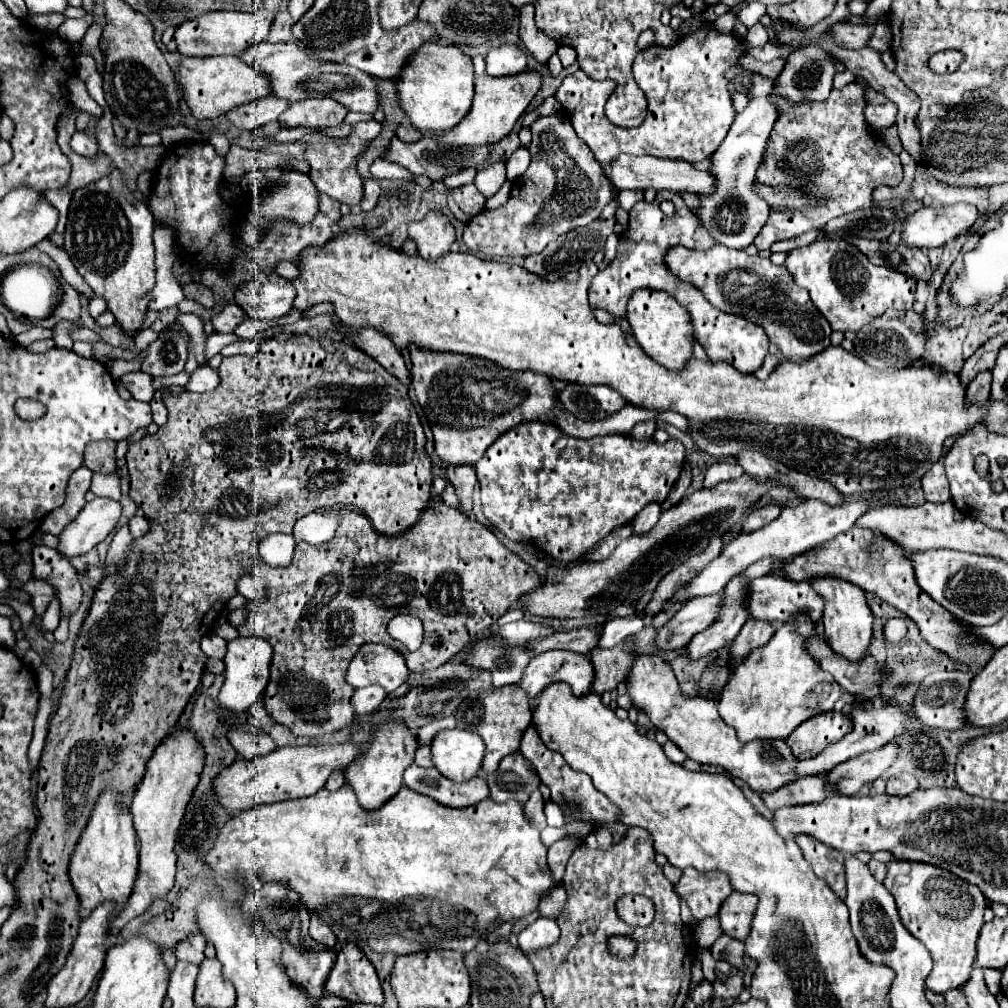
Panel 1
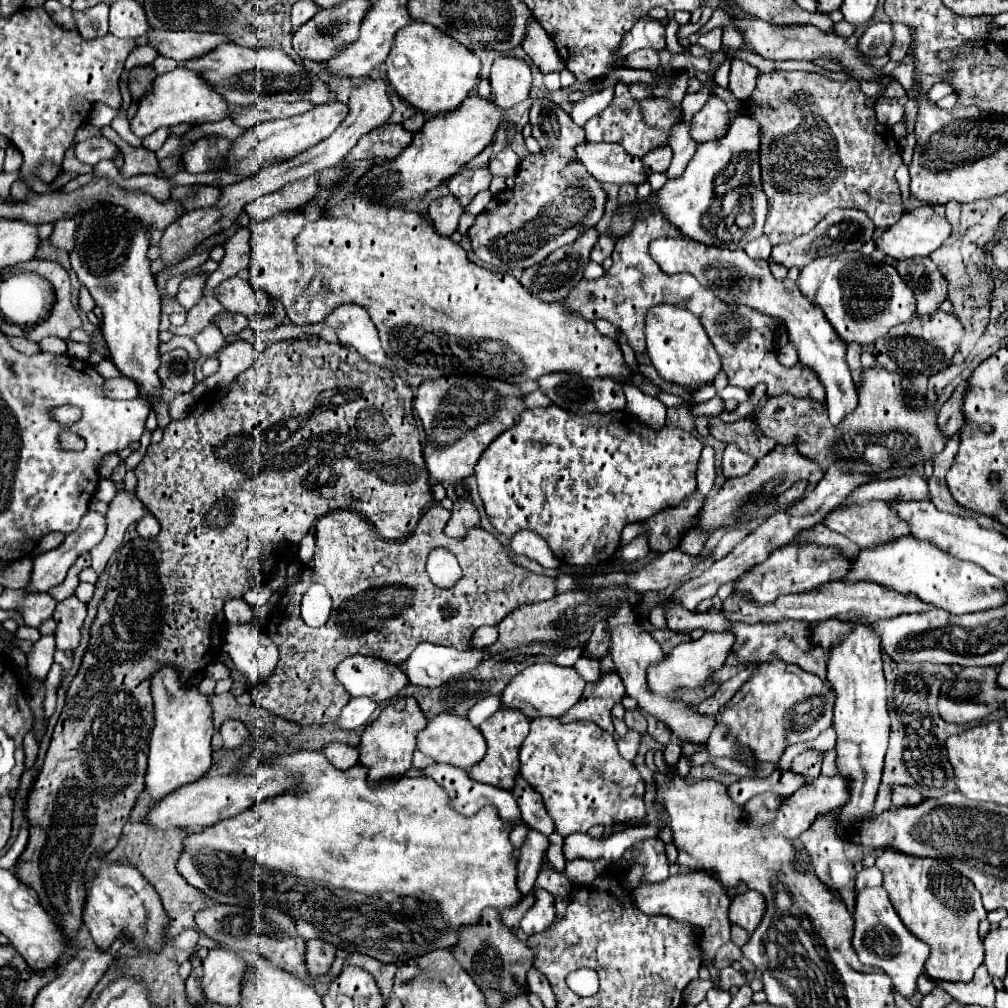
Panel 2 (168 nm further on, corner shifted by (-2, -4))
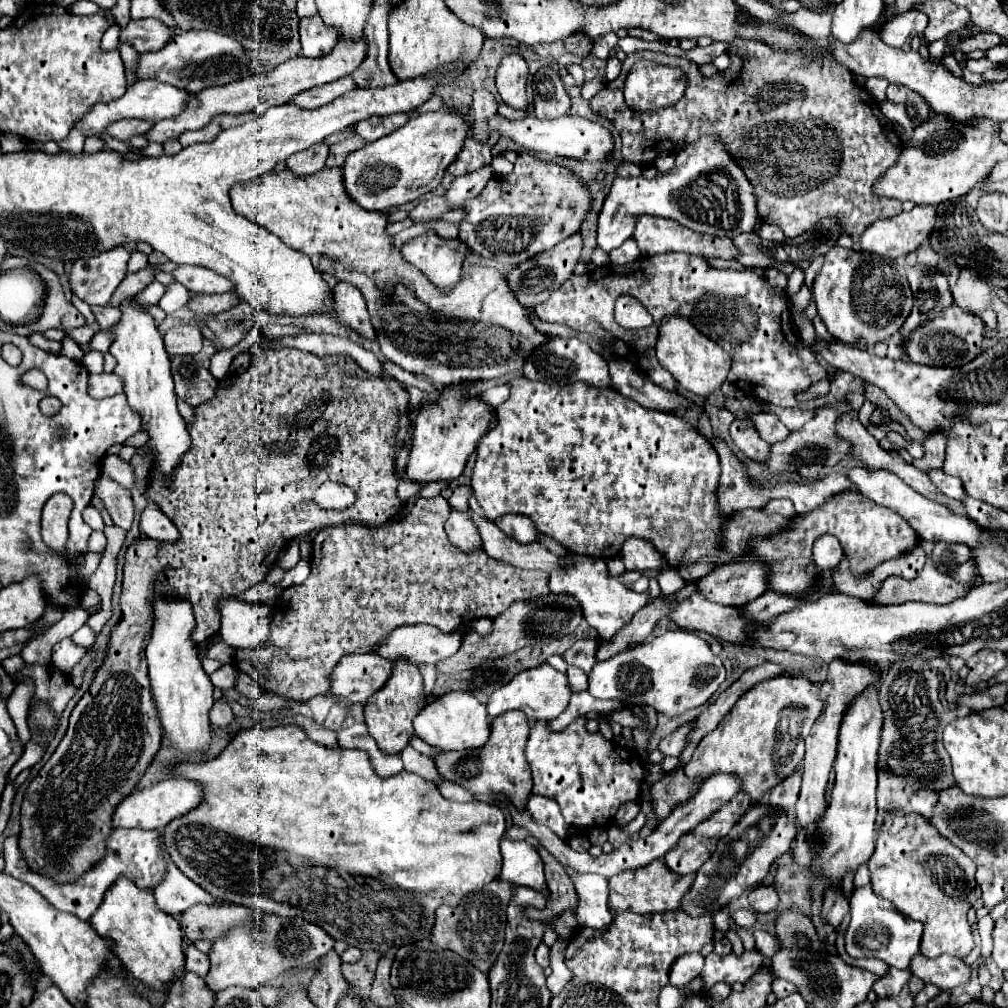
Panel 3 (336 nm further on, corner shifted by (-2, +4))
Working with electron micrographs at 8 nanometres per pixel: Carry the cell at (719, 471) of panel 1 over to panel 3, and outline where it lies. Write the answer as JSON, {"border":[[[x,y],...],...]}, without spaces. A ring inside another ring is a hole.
{"border":[[[748,417],[744,419],[736,419],[730,427],[730,435],[734,439],[734,443],[738,445],[738,449],[742,451],[742,455],[746,459],[752,461],[764,461],[766,457],[770,457],[770,443],[762,441],[758,431],[754,429],[752,421]]]}

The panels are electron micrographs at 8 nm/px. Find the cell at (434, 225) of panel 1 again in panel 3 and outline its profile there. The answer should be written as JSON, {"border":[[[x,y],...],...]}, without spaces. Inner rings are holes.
{"border":[[[484,165],[482,169],[474,171],[474,173],[468,173],[468,175],[462,175],[462,177],[456,177],[450,185],[450,189],[446,191],[446,199],[456,205],[456,203],[462,203],[466,201],[468,197],[476,197],[484,187],[486,183],[494,177],[494,169],[492,165]]]}

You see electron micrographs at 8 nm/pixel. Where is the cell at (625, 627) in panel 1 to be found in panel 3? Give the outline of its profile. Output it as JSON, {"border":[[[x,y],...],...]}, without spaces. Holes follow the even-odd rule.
{"border":[[[568,667],[566,671],[568,675],[568,685],[574,693],[580,693],[580,691],[586,691],[588,689],[588,675],[576,667]]]}

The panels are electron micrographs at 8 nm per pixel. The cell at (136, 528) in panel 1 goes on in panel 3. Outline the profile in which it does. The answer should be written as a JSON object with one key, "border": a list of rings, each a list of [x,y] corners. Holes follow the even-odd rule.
{"border":[[[146,507],[140,519],[140,531],[156,541],[166,541],[166,543],[174,543],[178,541],[180,533],[178,527],[172,525],[172,521],[156,507]]]}

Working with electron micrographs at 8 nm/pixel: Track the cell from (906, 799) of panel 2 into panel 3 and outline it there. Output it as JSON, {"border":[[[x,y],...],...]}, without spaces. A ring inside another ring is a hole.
{"border":[[[922,789],[922,791],[912,795],[912,809],[922,813],[926,819],[932,817],[932,813],[936,809],[936,803],[938,803],[938,793],[934,793],[930,789]]]}

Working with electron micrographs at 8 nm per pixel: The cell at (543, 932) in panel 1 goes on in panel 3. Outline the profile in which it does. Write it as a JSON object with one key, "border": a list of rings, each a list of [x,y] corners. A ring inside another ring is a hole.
{"border":[[[502,839],[502,869],[498,879],[508,879],[510,883],[520,883],[542,893],[548,891],[544,881],[544,867],[538,849],[526,841]]]}

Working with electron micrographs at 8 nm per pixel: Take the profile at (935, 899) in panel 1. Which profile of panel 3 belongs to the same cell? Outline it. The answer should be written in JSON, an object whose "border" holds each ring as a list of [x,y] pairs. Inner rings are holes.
{"border":[[[890,811],[884,815],[868,869],[874,893],[894,903],[894,907],[910,919],[924,923],[920,941],[920,953],[924,957],[932,959],[942,953],[966,957],[974,949],[974,937],[966,915],[974,901],[980,899],[980,889],[974,879],[976,865],[920,813],[904,815],[900,811]]]}

